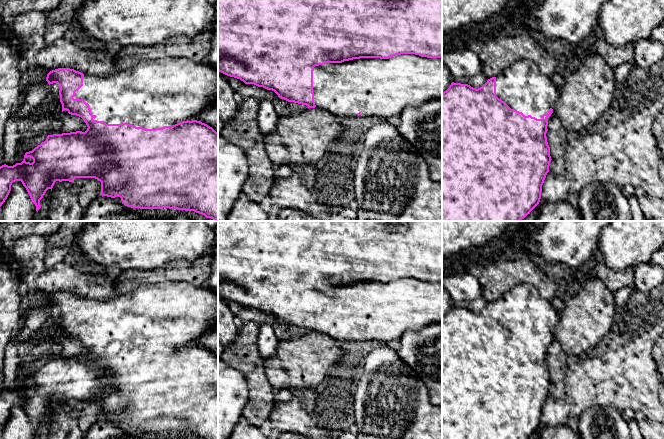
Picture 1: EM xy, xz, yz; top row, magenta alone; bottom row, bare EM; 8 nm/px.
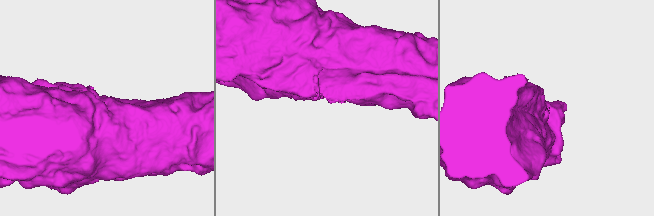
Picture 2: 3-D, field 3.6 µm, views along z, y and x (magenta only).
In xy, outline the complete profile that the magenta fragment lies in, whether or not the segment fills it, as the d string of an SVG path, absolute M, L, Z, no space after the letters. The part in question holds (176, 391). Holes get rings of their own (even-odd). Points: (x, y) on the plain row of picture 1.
M167 281L156 284L144 284L125 294L115 295L106 300L85 299L70 292L58 292L47 298L48 308L57 307L60 311L59 319L62 328L62 336L67 335L71 339L81 341L87 349L85 356L76 355L70 357L48 359L46 364L35 371L32 375L26 376L21 387L13 390L6 388L0 390L0 431L7 423L11 409L15 405L21 405L26 412L32 426L36 430L36 435L41 432L40 424L46 415L52 412L56 405L74 406L75 402L95 402L101 406L101 418L111 422L120 421L122 427L131 432L140 433L177 433L194 435L202 439L218 439L218 357L210 350L197 345L198 339L208 332L218 327L218 295L204 286L195 286L184 281Z

